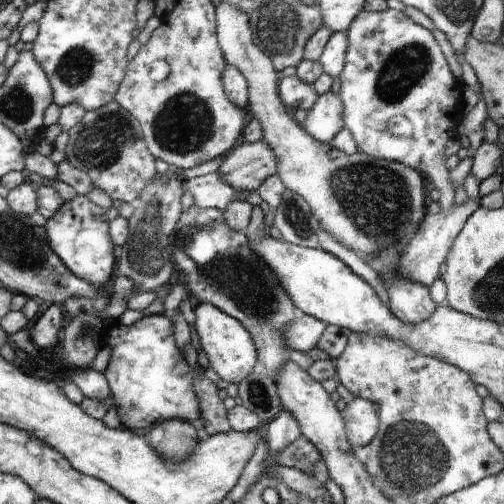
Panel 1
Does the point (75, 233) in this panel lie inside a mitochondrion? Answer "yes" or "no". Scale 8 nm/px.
no

